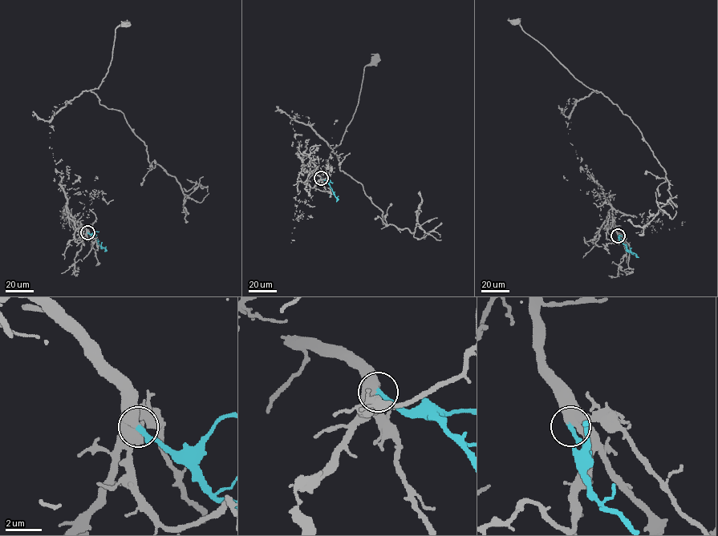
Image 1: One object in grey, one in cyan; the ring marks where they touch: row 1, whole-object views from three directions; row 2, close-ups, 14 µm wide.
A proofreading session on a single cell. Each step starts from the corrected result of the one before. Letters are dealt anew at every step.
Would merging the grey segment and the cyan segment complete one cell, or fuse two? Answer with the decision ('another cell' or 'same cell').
same cell

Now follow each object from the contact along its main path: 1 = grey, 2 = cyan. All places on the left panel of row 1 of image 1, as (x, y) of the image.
1: (87, 232), (66, 207), (49, 120), (83, 91), (98, 88), (110, 64), (115, 30), (124, 24)
2: (87, 232), (104, 247), (104, 251)

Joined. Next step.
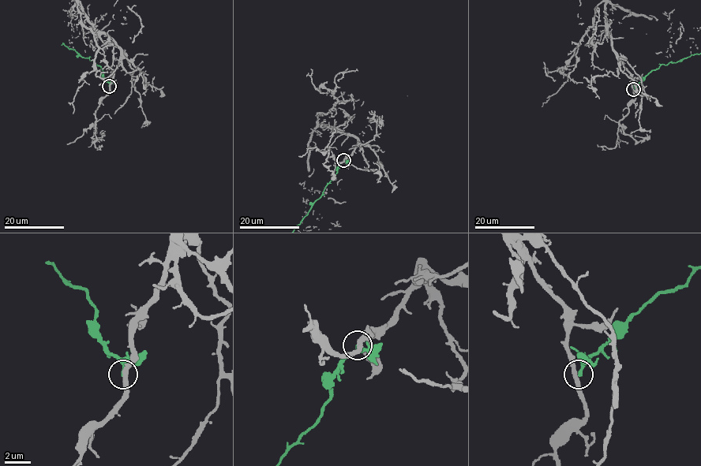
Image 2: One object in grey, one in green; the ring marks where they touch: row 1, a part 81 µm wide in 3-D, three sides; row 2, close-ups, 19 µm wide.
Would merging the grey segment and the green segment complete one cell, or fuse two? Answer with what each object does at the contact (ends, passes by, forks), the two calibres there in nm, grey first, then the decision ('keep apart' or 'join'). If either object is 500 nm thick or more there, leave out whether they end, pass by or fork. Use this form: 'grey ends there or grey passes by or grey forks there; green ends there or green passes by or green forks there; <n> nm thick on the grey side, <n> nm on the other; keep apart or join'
grey passes by; green ends there; 320 nm thick on the grey side, 240 nm on the other; keep apart

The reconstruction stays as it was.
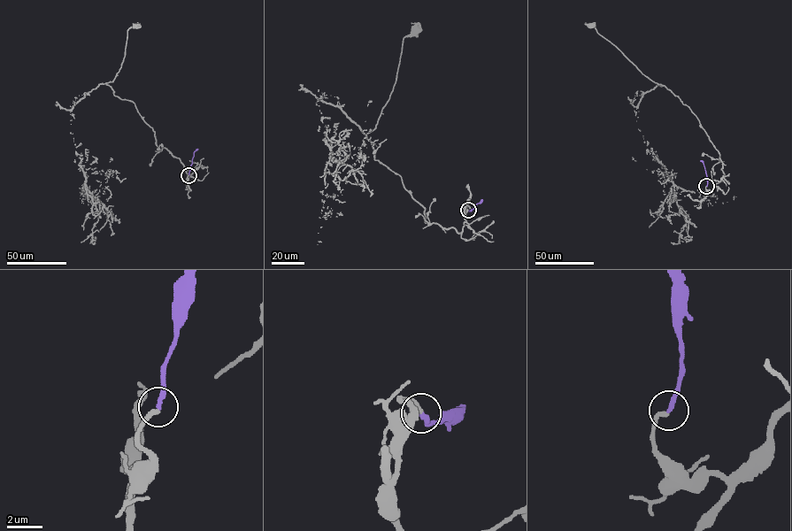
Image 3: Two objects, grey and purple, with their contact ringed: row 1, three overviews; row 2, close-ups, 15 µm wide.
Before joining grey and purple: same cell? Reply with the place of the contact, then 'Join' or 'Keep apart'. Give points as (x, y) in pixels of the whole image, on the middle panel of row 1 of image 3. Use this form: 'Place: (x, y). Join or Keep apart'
Place: (468, 210). Join

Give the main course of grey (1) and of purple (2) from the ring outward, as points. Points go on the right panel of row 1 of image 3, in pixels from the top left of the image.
1: (706, 186), (711, 190), (724, 180), (724, 174), (718, 151), (696, 116), (590, 26)
2: (706, 186), (705, 170), (700, 160)

